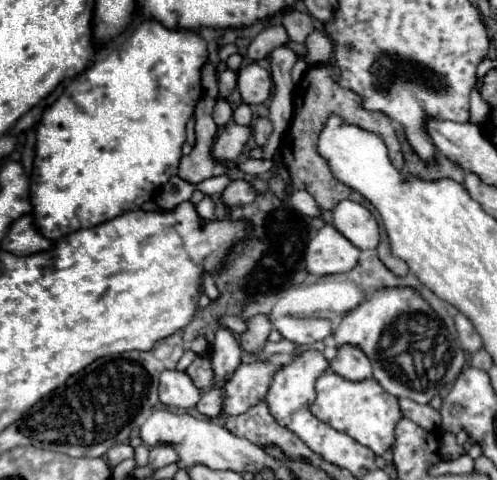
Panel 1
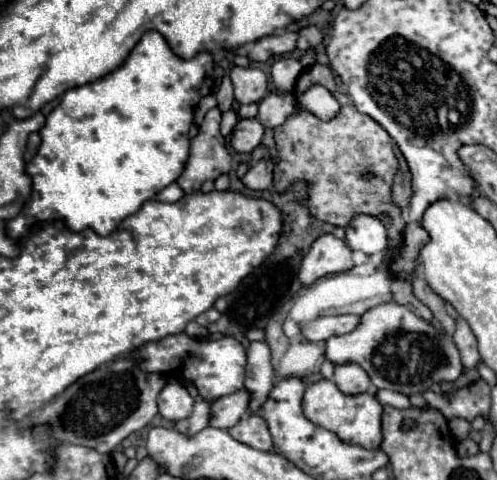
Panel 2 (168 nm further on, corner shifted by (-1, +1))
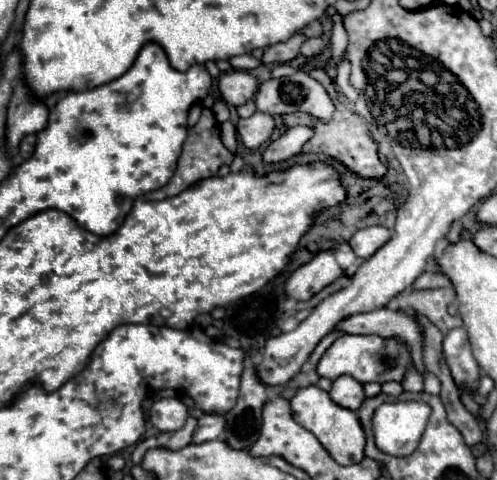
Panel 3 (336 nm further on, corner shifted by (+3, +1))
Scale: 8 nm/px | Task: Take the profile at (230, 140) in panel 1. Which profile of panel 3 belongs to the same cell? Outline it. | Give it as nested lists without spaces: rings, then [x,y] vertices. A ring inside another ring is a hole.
[[[254,112],[248,118],[240,118],[236,124],[236,130],[246,148],[258,148],[274,132],[274,118],[268,114]]]

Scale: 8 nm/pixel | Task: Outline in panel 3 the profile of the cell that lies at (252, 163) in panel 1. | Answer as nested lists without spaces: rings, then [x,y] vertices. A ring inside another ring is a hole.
[[[202,108],[200,120],[196,122],[196,126],[192,126],[188,130],[188,138],[184,142],[184,150],[182,150],[182,156],[180,156],[180,162],[178,162],[178,168],[176,168],[172,180],[166,186],[162,186],[160,190],[148,192],[144,198],[146,200],[164,200],[164,198],[170,198],[170,196],[178,196],[186,188],[190,188],[190,186],[206,180],[206,178],[216,176],[218,168],[222,164],[232,164],[232,160],[234,160],[234,154],[222,144],[220,132],[218,132],[218,122],[216,122],[212,110],[210,108]]]

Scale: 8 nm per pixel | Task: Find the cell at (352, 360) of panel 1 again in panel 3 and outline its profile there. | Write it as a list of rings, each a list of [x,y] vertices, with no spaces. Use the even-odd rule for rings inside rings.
[[[340,376],[334,380],[332,390],[330,390],[330,398],[340,404],[342,408],[350,408],[350,410],[358,410],[364,396],[364,388],[362,384],[352,378],[352,376]]]

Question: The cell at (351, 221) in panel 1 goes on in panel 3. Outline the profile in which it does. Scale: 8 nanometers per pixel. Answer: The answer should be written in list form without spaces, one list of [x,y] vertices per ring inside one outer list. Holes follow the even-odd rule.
[[[368,226],[358,230],[348,244],[352,246],[354,254],[360,258],[370,258],[380,246],[384,246],[392,238],[392,232],[384,226]]]

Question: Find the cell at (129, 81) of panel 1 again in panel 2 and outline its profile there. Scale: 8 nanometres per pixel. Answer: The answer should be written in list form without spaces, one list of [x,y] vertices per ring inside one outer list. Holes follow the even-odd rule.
[[[150,30],[146,32],[140,42],[134,46],[134,50],[130,52],[130,56],[126,58],[126,62],[110,72],[108,76],[96,80],[96,82],[90,82],[90,84],[84,84],[84,86],[78,86],[78,88],[72,88],[68,90],[64,96],[62,96],[62,102],[58,104],[58,108],[52,110],[52,114],[46,118],[46,124],[44,128],[40,130],[40,138],[42,138],[42,144],[38,148],[38,154],[34,156],[34,160],[26,166],[26,172],[28,176],[32,178],[32,194],[30,194],[30,200],[26,202],[24,210],[16,216],[16,218],[10,218],[6,222],[6,234],[8,238],[12,240],[20,240],[22,236],[26,236],[30,232],[30,228],[34,228],[38,222],[50,222],[50,220],[64,220],[66,226],[72,230],[72,232],[82,232],[82,230],[94,230],[96,234],[100,236],[108,236],[110,232],[116,230],[116,226],[128,216],[128,214],[134,214],[146,200],[152,200],[160,190],[164,190],[166,186],[170,186],[172,182],[176,182],[176,178],[182,174],[184,170],[184,162],[188,160],[188,146],[190,146],[190,138],[188,138],[188,130],[192,126],[192,118],[194,118],[194,106],[200,102],[200,98],[204,98],[206,94],[212,92],[212,56],[208,52],[202,52],[198,56],[194,56],[192,60],[182,60],[178,58],[170,46],[166,44],[164,36]]]

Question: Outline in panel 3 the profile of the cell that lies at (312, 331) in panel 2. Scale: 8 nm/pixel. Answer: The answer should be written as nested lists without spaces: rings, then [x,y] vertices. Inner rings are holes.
[[[378,308],[364,314],[352,314],[348,318],[342,318],[334,330],[346,334],[380,334],[382,338],[390,338],[390,336],[404,338],[408,346],[412,346],[412,358],[417,370],[420,373],[425,371],[420,328],[412,316],[400,310]]]

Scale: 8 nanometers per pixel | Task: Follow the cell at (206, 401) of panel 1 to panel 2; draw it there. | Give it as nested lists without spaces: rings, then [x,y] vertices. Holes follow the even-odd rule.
[[[198,400],[198,402],[194,404],[194,412],[192,412],[192,416],[186,418],[186,420],[176,422],[174,428],[180,430],[182,434],[192,436],[192,434],[200,432],[204,426],[208,426],[208,420],[210,420],[210,404],[208,404],[206,400]]]

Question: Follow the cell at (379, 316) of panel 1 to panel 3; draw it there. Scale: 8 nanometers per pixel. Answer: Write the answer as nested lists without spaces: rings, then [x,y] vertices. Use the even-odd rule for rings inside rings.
[[[344,334],[340,336],[320,358],[316,372],[320,376],[326,376],[330,380],[336,380],[342,374],[354,376],[358,382],[366,384],[366,382],[404,382],[406,372],[414,366],[412,354],[410,354],[410,346],[400,340],[400,338],[382,338],[376,334],[370,336],[352,336],[352,334]]]

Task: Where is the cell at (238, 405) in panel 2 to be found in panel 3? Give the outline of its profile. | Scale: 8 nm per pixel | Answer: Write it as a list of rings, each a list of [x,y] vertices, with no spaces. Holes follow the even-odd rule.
[[[202,414],[198,418],[198,428],[194,432],[192,442],[206,442],[216,440],[226,426],[226,418],[222,414]]]

